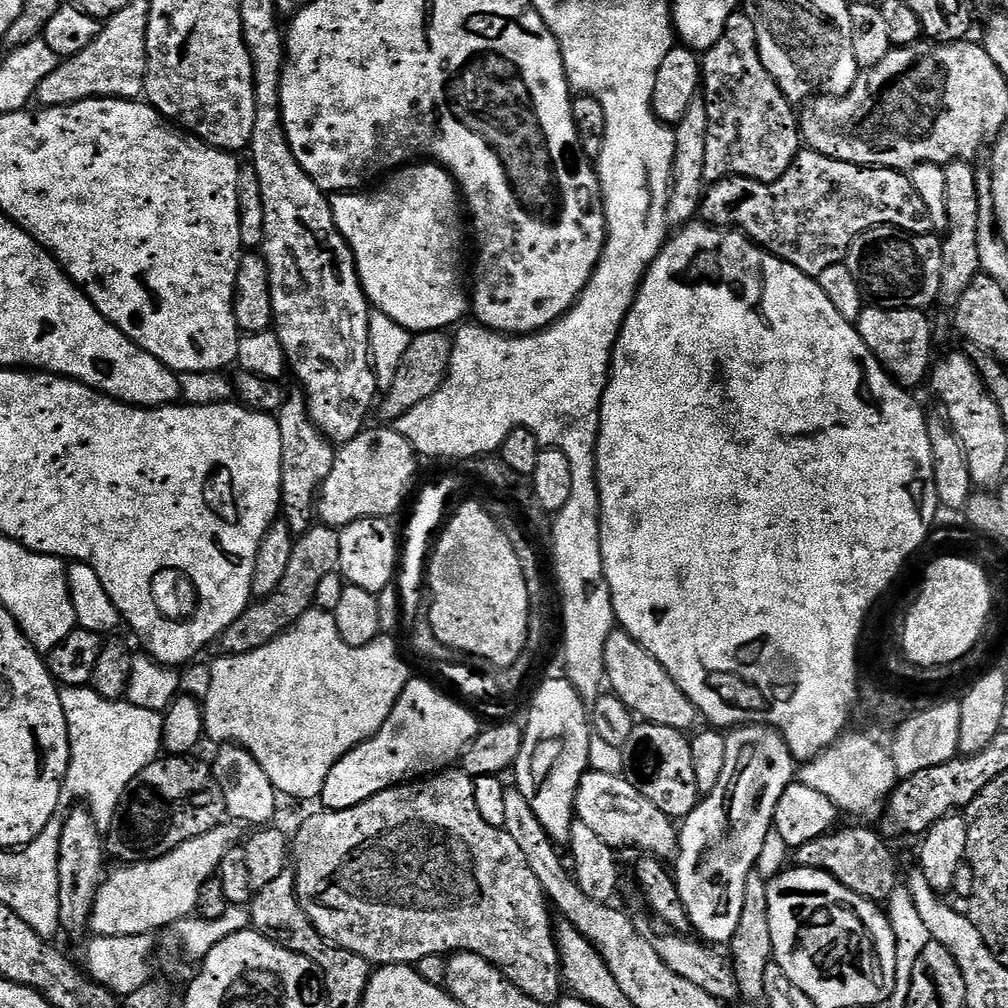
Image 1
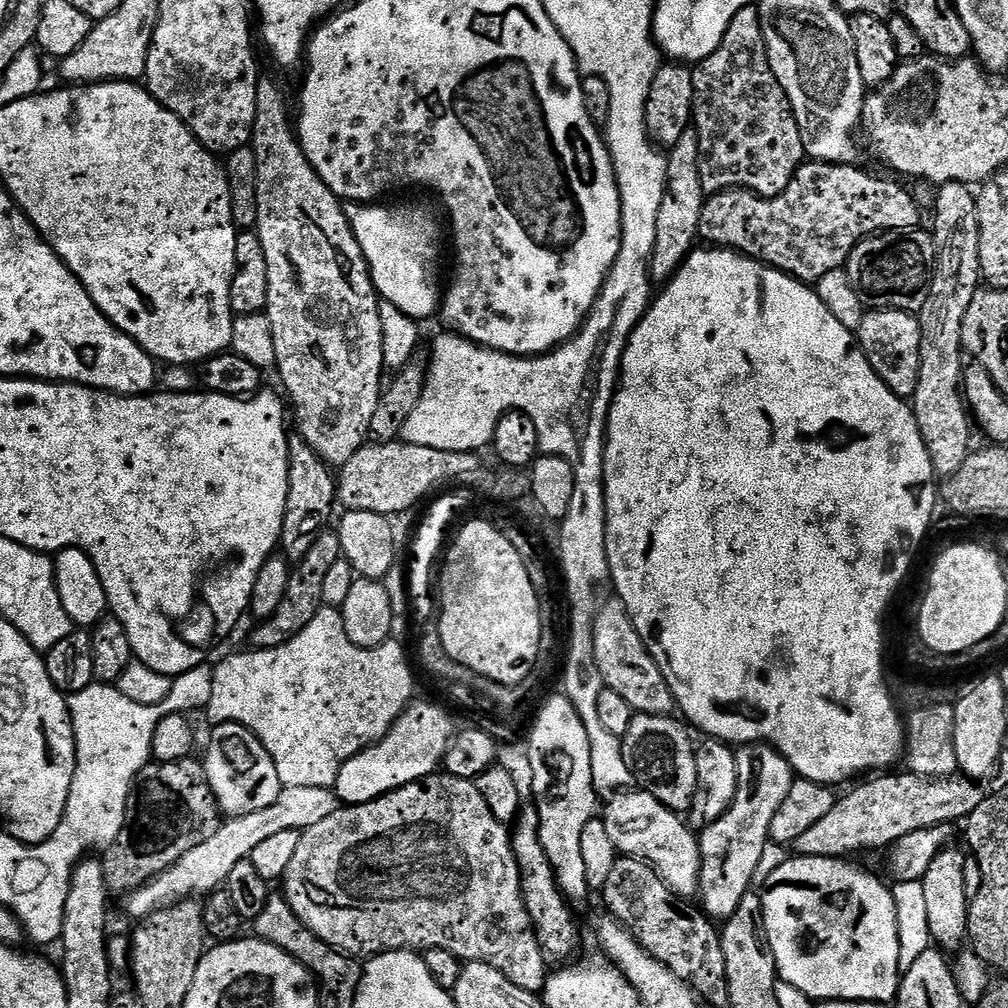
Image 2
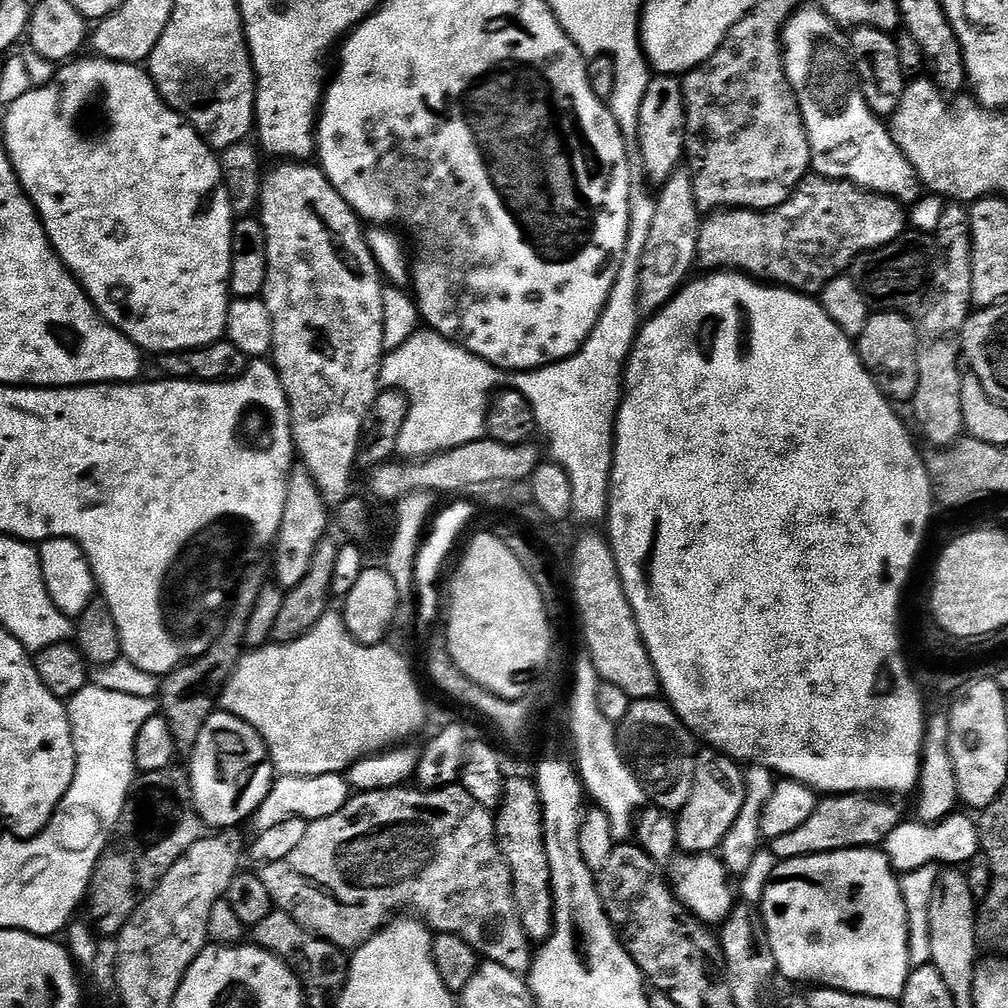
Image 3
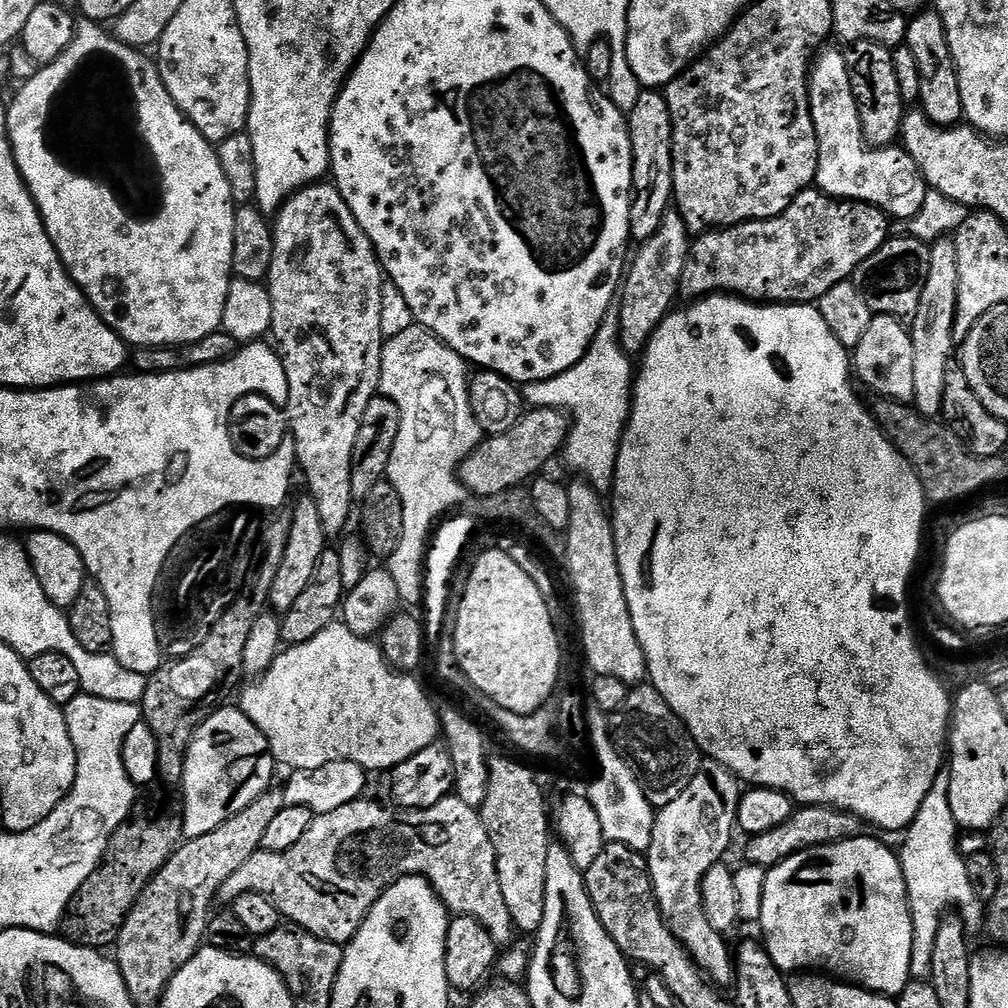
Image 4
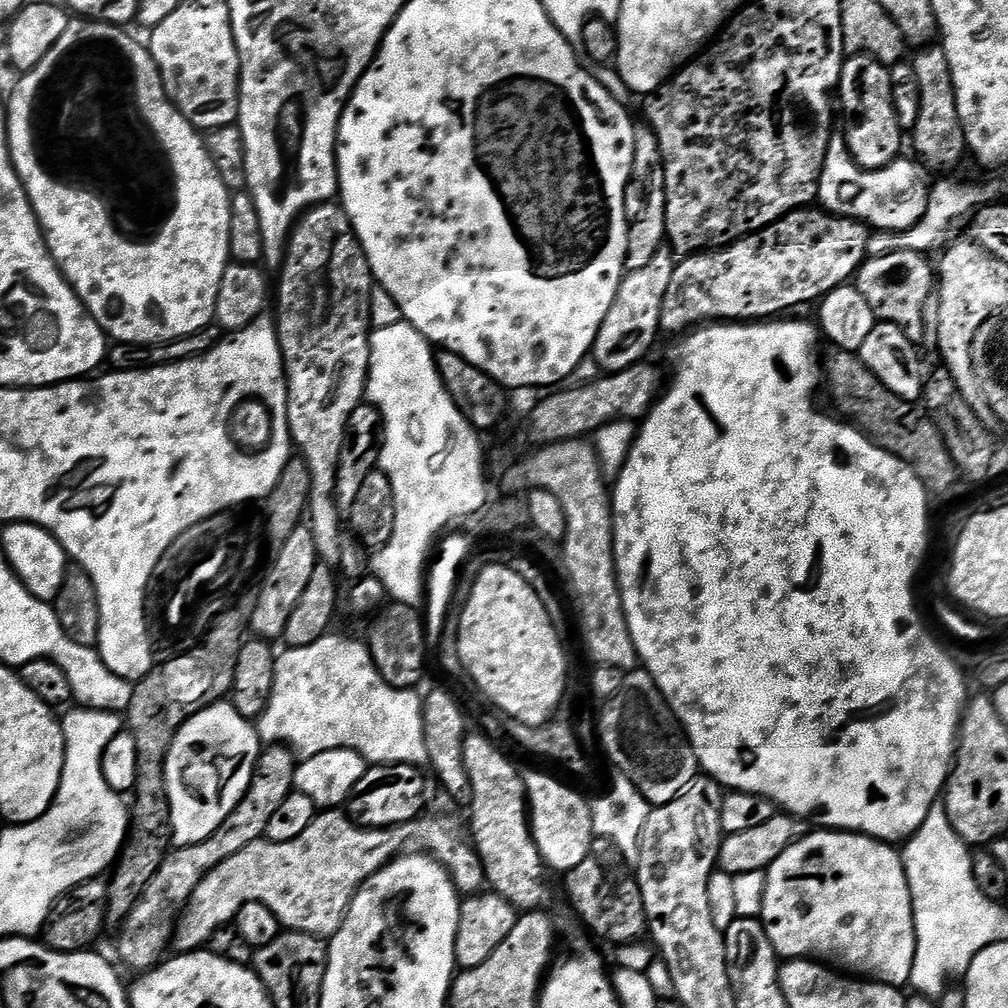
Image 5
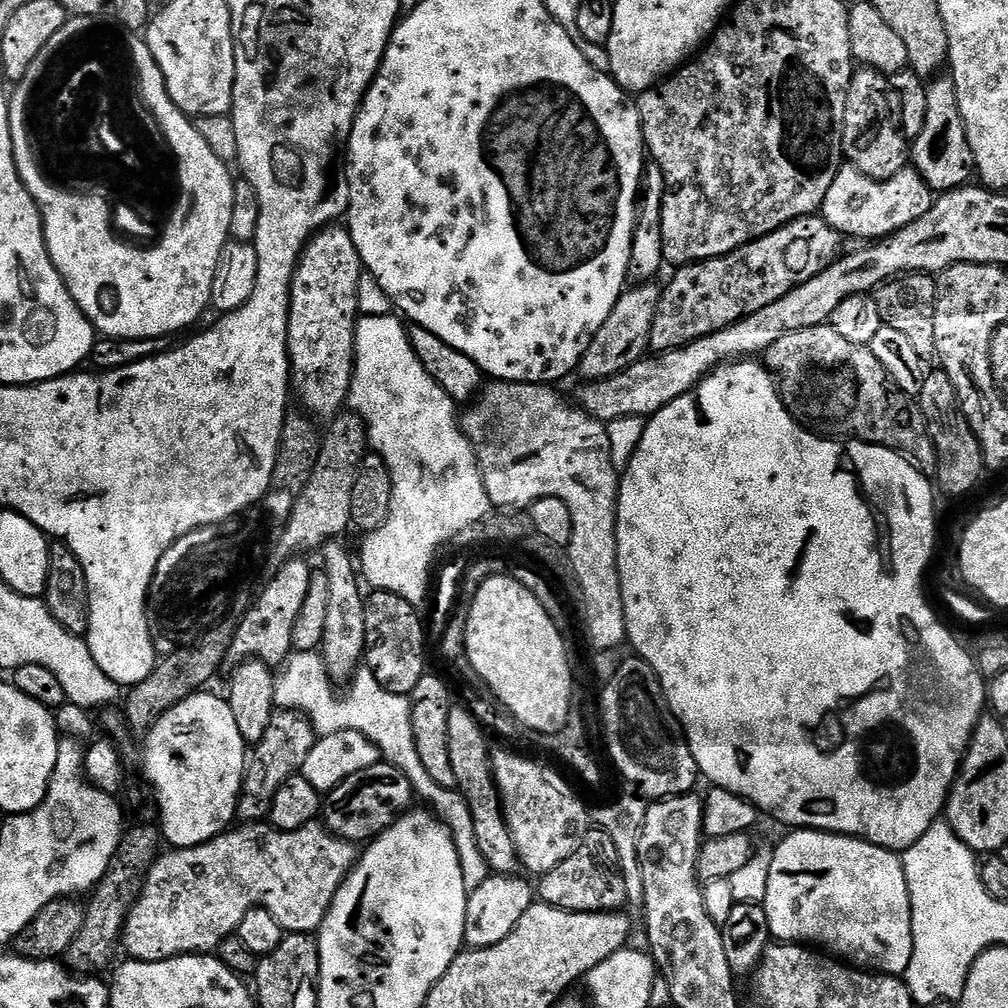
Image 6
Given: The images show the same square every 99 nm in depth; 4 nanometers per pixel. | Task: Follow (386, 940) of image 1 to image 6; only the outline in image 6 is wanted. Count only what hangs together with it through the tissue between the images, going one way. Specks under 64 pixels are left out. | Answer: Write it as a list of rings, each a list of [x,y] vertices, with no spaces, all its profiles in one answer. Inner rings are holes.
[[[248,822],[237,832],[225,830],[213,840],[207,840],[204,844],[199,844],[193,848],[178,848],[175,850],[161,851],[152,867],[148,869],[148,878],[144,889],[140,892],[140,897],[132,908],[128,911],[128,921],[124,923],[124,935],[122,937],[122,948],[128,951],[127,955],[133,960],[145,960],[146,962],[158,962],[159,960],[169,960],[175,956],[190,956],[193,954],[212,954],[219,949],[220,944],[227,936],[233,935],[237,926],[246,918],[246,914],[251,908],[261,908],[270,914],[274,914],[274,922],[284,928],[285,933],[306,932],[315,933],[319,929],[320,923],[326,918],[326,914],[334,900],[334,894],[340,889],[340,884],[348,877],[357,859],[358,848],[351,840],[344,840],[340,836],[334,835],[324,827],[323,823],[313,822],[302,826],[293,832],[283,832],[273,828],[268,822]]]

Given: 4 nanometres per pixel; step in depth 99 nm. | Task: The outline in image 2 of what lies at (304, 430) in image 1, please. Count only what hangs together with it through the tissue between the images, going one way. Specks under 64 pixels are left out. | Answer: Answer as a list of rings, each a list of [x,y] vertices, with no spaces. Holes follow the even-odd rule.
[[[292,434],[288,438],[288,497],[286,514],[282,522],[279,551],[289,561],[298,562],[314,546],[321,532],[329,527],[332,507],[337,507],[336,486],[338,480],[333,469],[300,435]]]

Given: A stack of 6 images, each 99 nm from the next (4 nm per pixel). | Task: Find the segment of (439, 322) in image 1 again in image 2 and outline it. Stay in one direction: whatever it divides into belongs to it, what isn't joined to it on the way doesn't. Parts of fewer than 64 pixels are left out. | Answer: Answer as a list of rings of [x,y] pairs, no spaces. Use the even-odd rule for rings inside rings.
[[[352,202],[347,205],[348,221],[358,238],[358,246],[368,263],[368,273],[376,287],[376,295],[383,303],[398,306],[402,314],[414,321],[424,322],[427,316],[436,316],[442,303],[441,285],[436,285],[436,263],[440,260],[440,224],[432,212],[415,208],[412,204],[396,204],[387,208],[384,202],[372,202],[367,206]]]

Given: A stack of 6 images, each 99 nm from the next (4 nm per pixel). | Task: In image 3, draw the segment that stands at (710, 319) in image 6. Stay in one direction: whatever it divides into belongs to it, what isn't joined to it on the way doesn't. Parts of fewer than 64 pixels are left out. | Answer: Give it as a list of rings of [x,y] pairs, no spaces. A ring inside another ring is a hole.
[[[815,174],[809,175],[796,187],[792,197],[786,202],[782,202],[776,208],[770,208],[767,212],[752,212],[748,208],[730,208],[727,210],[717,210],[707,217],[700,225],[698,234],[698,250],[696,251],[696,264],[699,265],[705,273],[718,272],[721,270],[731,270],[733,272],[742,272],[745,276],[750,276],[754,280],[767,282],[772,286],[781,288],[791,288],[793,292],[802,292],[805,296],[815,297],[819,294],[831,280],[845,275],[851,269],[853,262],[858,259],[863,252],[873,252],[875,248],[881,248],[887,244],[893,244],[905,235],[904,224],[906,228],[906,208],[899,204],[890,196],[885,196],[878,192],[870,192],[867,188],[858,188],[855,184],[849,184],[847,180],[828,180],[824,176]]]

